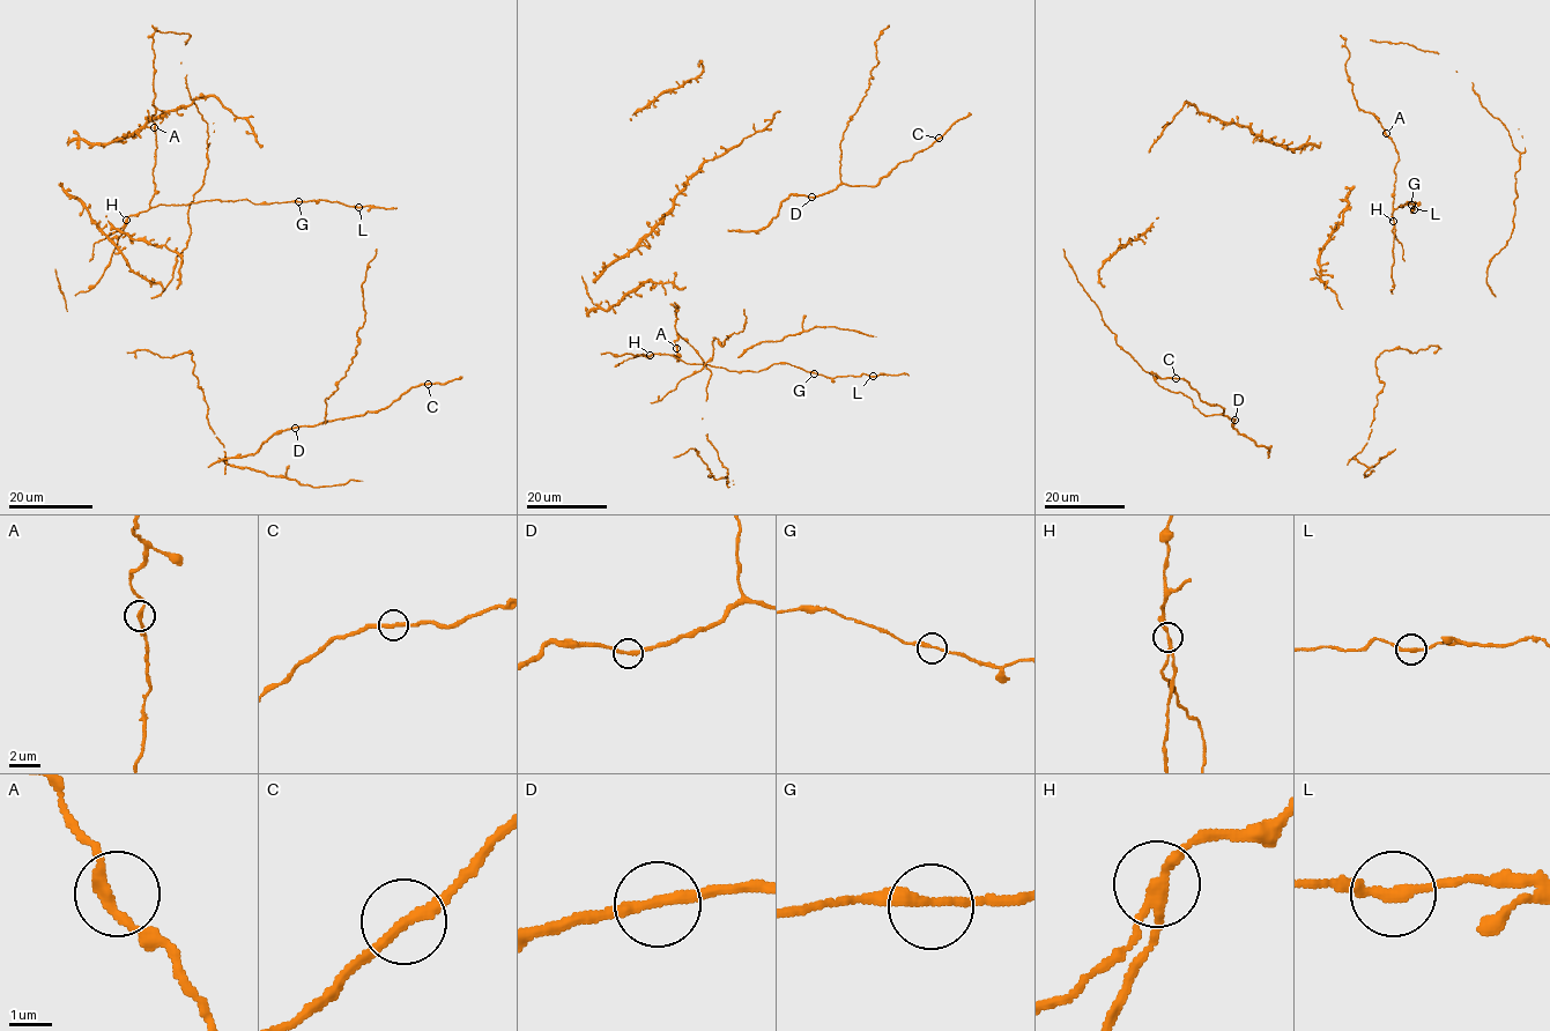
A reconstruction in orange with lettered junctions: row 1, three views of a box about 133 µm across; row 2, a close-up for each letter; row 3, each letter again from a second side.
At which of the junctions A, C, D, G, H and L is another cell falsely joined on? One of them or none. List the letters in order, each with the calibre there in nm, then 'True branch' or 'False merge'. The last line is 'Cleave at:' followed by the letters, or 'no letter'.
A: Thickness 240 nm. True branch
C: Thickness 240 nm. True branch
D: Thickness 240 nm. True branch
G: Thickness 240 nm. True branch
H: Thickness 240 nm. False merge
L: Thickness 240 nm. True branch
Cleave at: H

